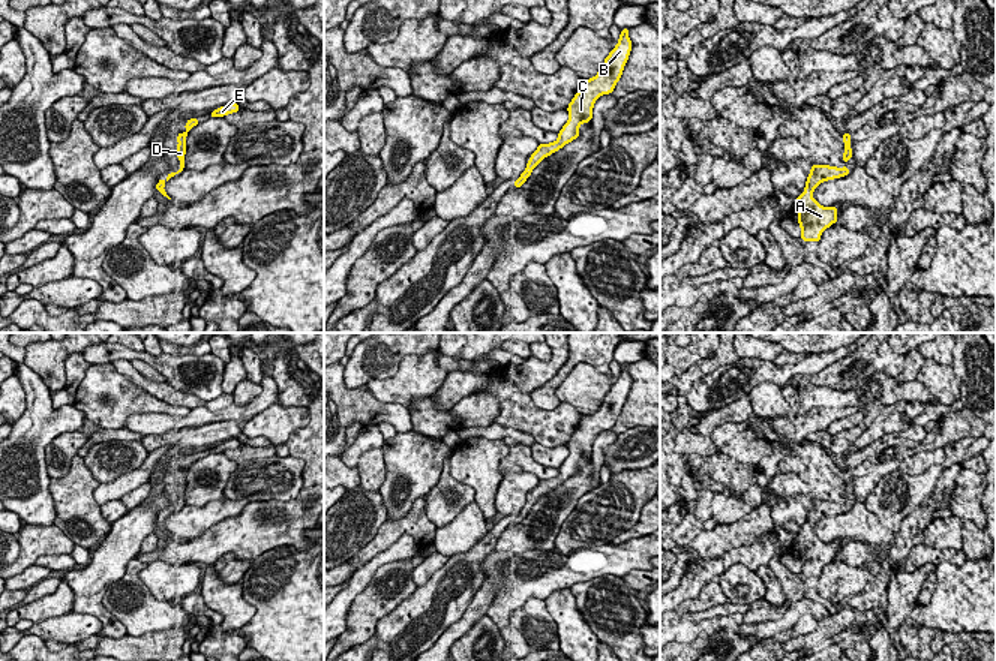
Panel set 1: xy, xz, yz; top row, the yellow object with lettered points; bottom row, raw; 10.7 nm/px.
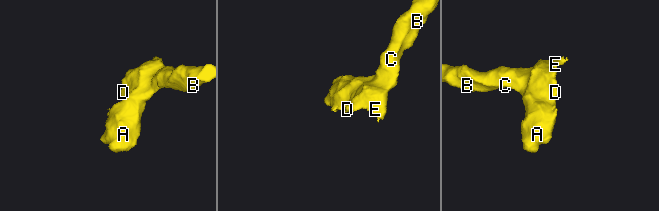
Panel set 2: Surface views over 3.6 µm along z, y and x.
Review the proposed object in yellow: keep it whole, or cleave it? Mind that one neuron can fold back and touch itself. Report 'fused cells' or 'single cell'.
single cell

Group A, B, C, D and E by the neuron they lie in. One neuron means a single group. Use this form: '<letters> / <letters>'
A B C D E

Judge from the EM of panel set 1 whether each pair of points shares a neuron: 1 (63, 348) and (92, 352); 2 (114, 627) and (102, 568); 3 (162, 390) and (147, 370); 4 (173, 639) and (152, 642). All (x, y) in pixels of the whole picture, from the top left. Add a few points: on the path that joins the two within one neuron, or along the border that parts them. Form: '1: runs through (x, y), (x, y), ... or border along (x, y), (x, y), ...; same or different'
1: border along (86, 348), (83, 352); different
2: runs through (102, 615), (95, 607), (95, 583); same
3: border along (129, 361), (144, 376), (165, 382); different
4: runs through (168, 642), (156, 642); same

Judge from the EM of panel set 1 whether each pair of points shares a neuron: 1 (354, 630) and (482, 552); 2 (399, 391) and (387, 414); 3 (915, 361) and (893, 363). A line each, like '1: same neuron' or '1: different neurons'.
1: different neurons
2: different neurons
3: different neurons

